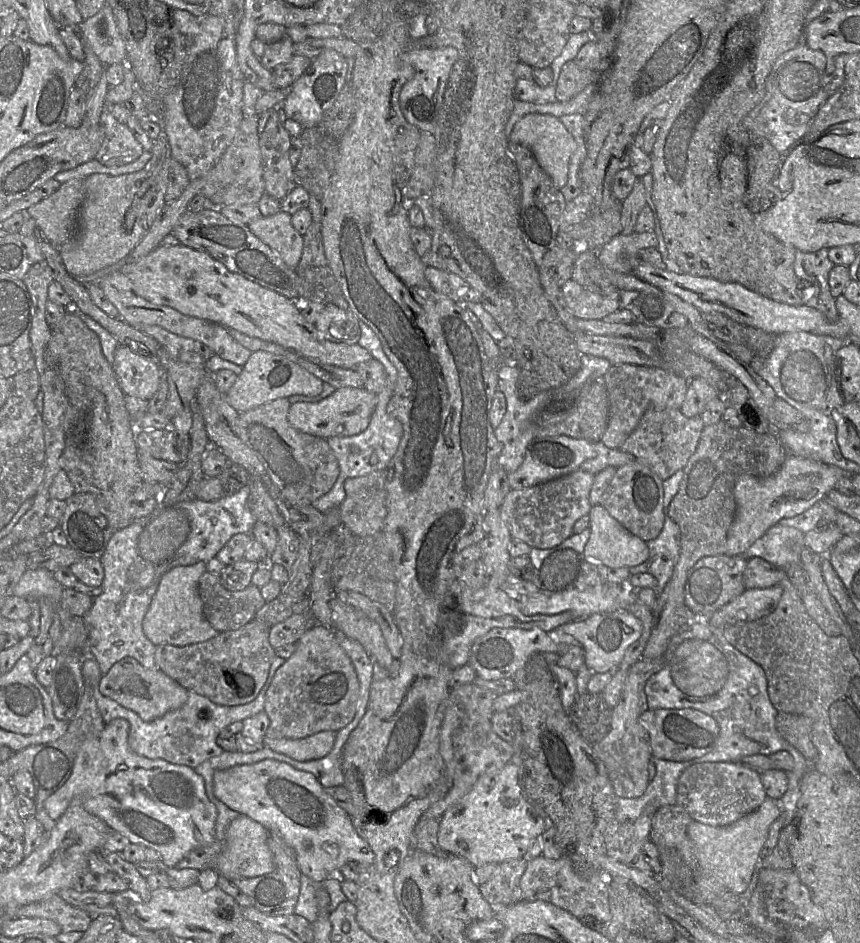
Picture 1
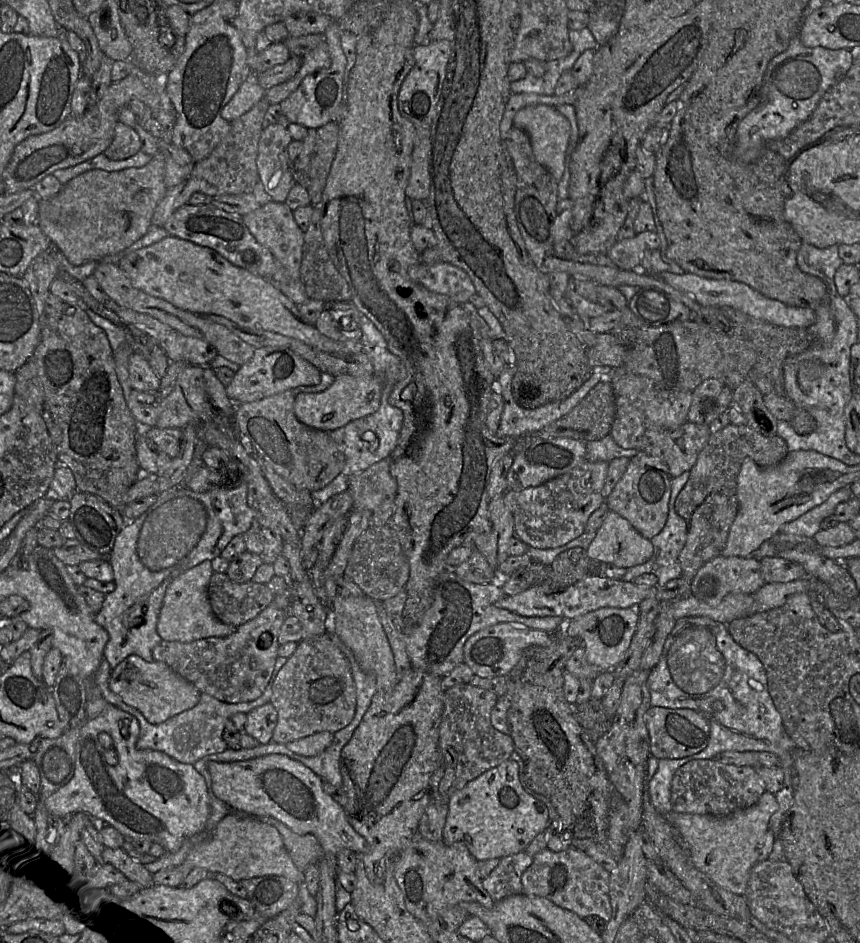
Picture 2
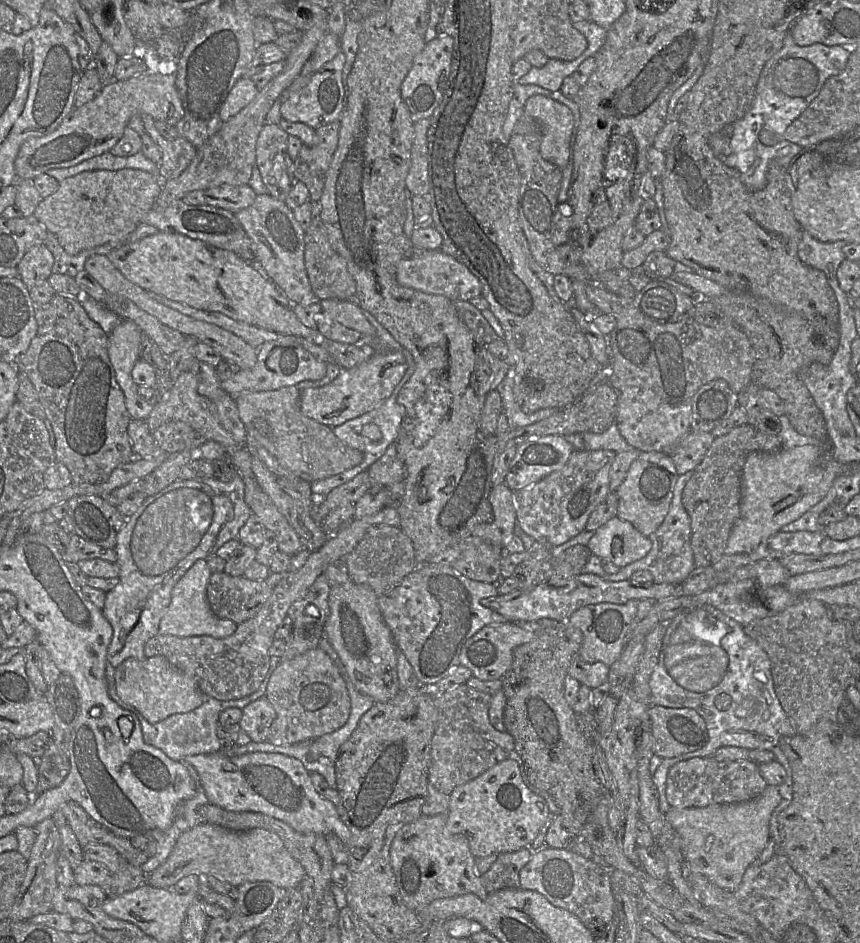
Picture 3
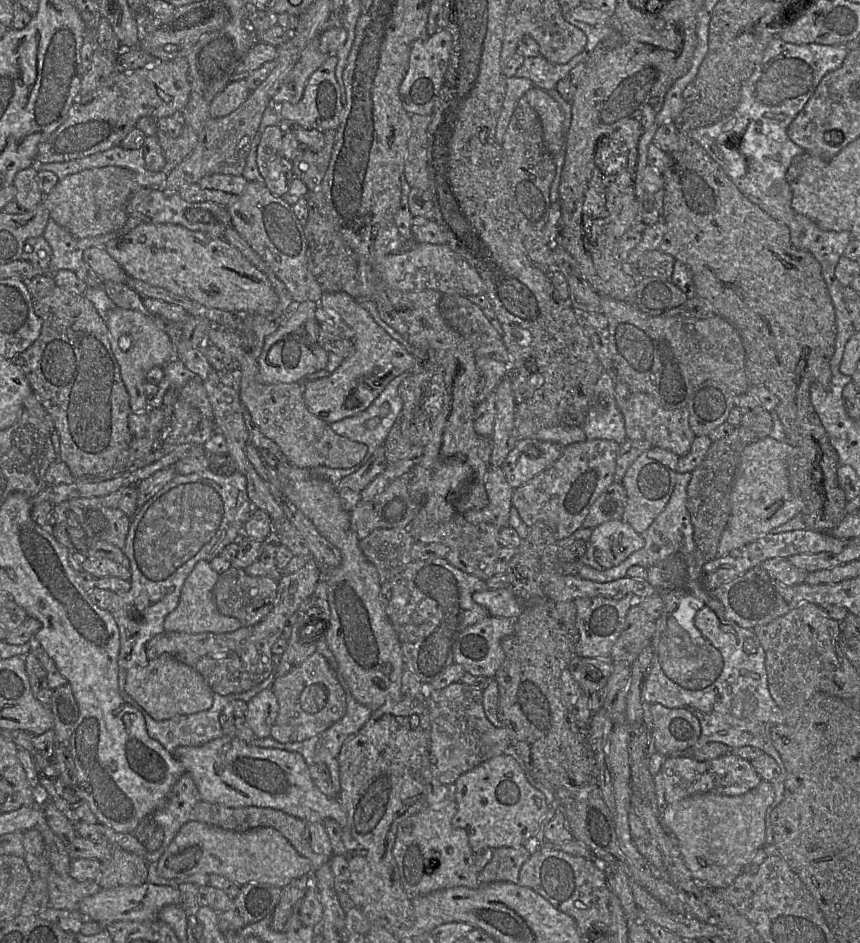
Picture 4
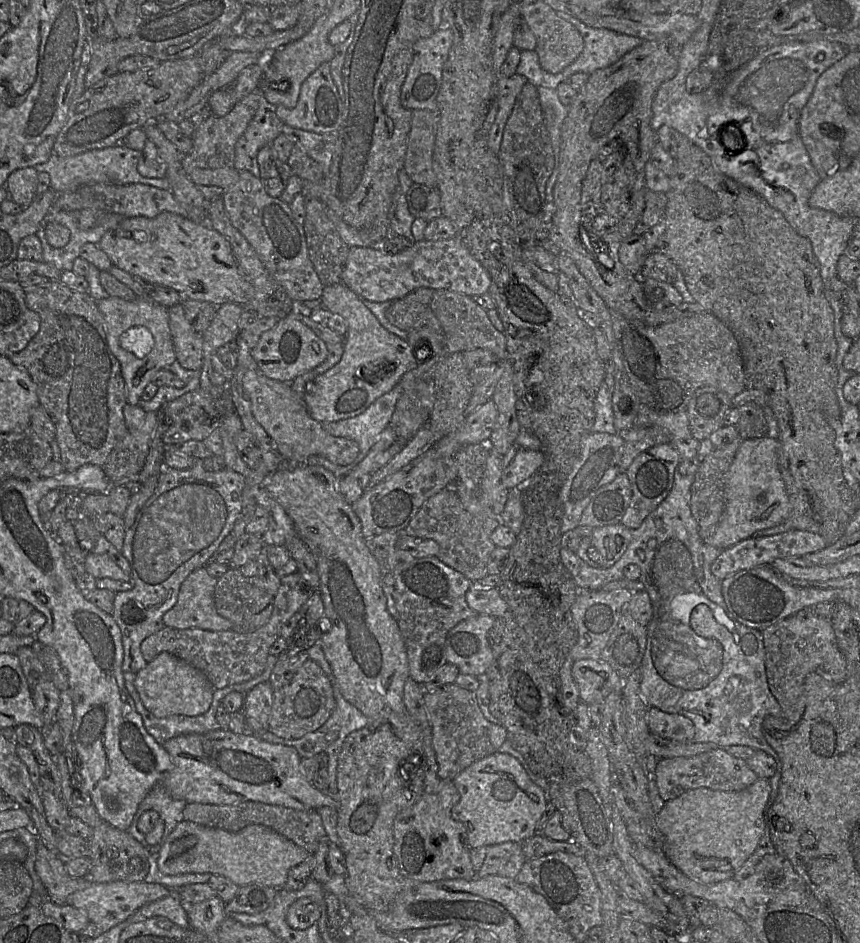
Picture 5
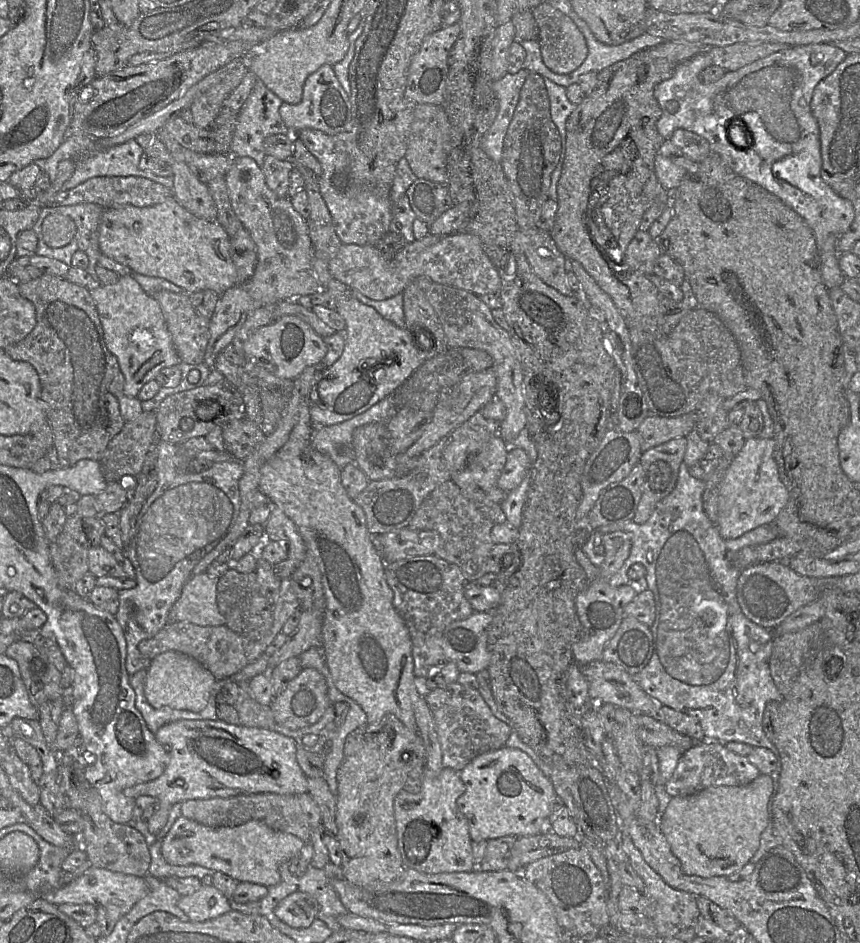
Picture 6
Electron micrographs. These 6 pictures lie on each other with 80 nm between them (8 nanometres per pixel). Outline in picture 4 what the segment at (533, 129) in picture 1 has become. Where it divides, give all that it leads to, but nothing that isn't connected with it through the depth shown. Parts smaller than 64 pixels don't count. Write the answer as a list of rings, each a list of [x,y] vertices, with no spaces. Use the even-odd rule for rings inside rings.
[[[538,87],[531,88],[524,96],[538,114],[545,148],[554,156],[561,150],[564,143],[564,115],[560,106],[547,92]]]

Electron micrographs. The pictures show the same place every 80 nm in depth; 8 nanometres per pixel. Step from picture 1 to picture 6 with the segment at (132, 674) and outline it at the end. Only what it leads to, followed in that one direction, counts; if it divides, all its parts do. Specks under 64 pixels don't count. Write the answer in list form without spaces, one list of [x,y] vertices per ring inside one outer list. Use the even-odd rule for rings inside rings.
[[[166,651],[157,655],[146,670],[145,697],[156,709],[170,707],[200,712],[207,706],[217,682],[214,675],[197,660],[178,651]]]

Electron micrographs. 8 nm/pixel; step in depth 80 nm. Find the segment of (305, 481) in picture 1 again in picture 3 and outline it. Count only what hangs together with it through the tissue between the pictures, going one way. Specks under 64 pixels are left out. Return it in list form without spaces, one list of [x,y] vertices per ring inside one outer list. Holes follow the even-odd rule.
[[[295,385],[277,390],[242,392],[235,399],[247,435],[267,449],[283,468],[303,480],[310,483],[322,480],[353,468],[363,460],[363,453],[344,444],[331,427],[301,412],[300,390]]]

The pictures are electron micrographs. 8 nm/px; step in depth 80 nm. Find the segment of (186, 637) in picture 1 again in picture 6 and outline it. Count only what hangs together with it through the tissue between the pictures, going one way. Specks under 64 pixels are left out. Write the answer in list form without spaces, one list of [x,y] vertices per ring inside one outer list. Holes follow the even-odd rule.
[[[206,572],[191,575],[171,607],[168,621],[187,621],[199,626],[225,625],[226,620],[220,614],[216,601],[218,579]]]

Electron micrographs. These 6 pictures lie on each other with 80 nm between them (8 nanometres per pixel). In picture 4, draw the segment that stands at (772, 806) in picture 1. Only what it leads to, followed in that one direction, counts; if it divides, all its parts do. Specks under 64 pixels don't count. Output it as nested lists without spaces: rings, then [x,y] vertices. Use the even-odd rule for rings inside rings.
[[[762,779],[755,788],[739,796],[700,793],[668,803],[661,819],[677,839],[693,879],[706,887],[723,889],[733,883],[755,853],[764,847],[766,813],[774,799],[772,784]]]

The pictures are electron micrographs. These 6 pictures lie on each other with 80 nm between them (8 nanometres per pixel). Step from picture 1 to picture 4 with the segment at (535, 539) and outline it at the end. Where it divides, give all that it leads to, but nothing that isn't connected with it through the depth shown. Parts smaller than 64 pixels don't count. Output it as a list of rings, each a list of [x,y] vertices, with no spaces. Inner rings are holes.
[[[595,439],[563,447],[561,457],[549,468],[513,491],[512,504],[530,527],[538,522],[550,526],[558,541],[581,528],[590,507],[614,481],[620,444]]]

